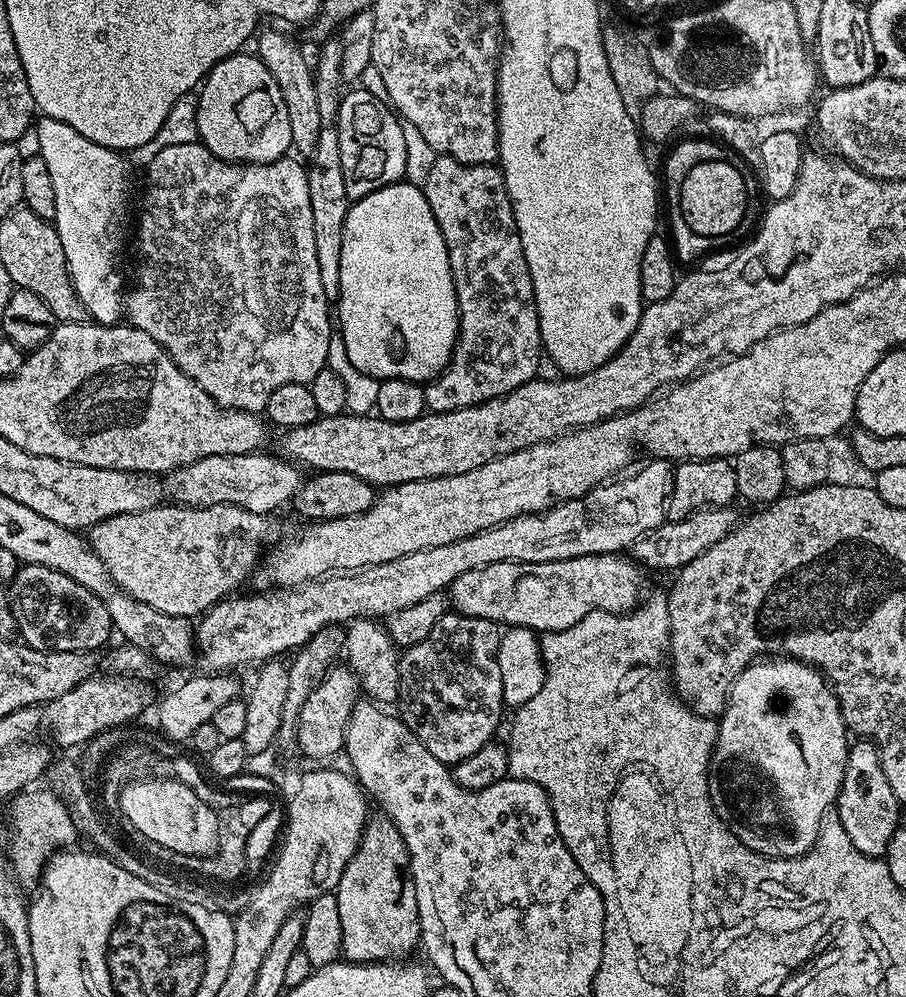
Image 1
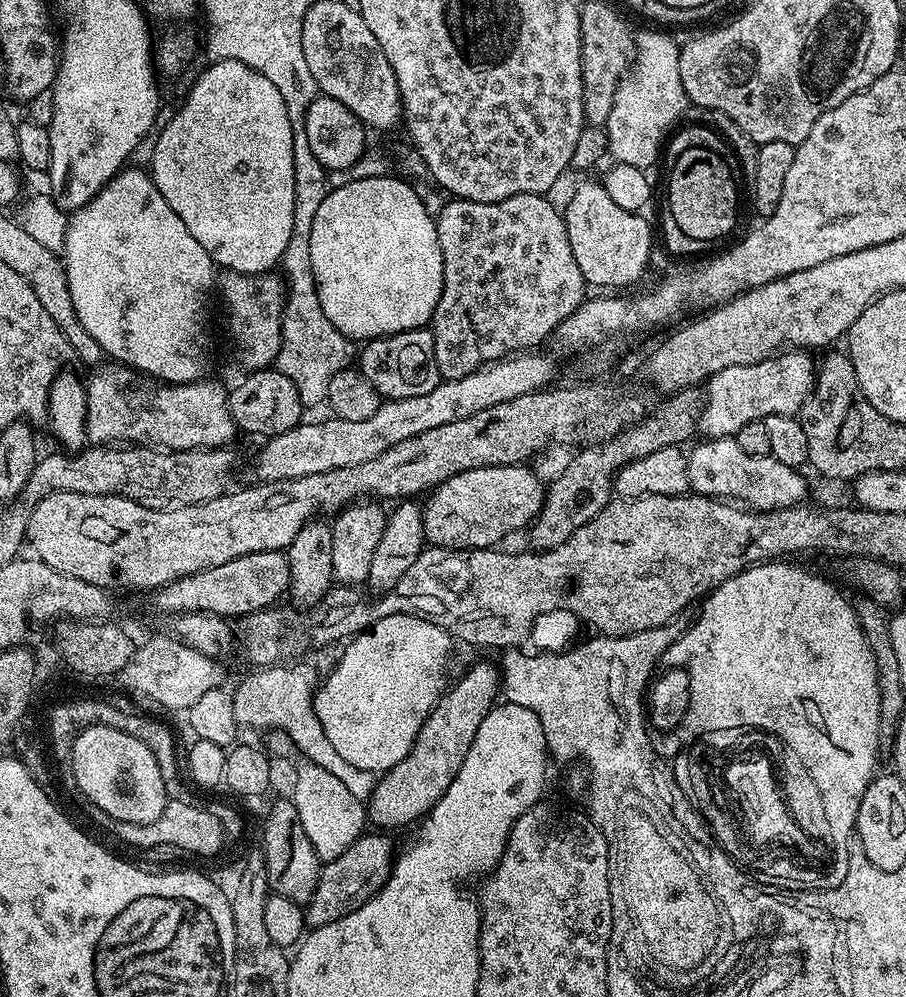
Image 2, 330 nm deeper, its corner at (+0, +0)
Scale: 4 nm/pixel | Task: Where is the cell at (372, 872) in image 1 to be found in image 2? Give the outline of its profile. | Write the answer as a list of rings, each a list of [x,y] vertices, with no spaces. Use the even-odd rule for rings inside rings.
[[[476,664],[464,672],[456,685],[449,687],[436,709],[426,718],[410,754],[377,779],[376,788],[366,800],[366,816],[369,821],[392,828],[395,824],[408,824],[427,816],[438,798],[446,794],[450,782],[462,770],[470,746],[474,746],[474,734],[482,726],[482,718],[497,703],[502,692],[502,672],[492,664]]]

